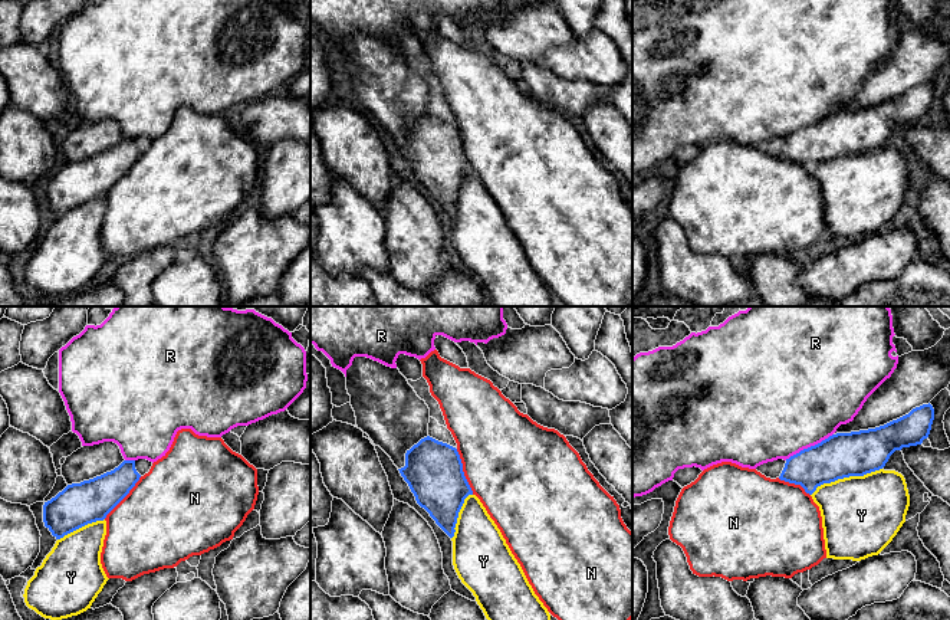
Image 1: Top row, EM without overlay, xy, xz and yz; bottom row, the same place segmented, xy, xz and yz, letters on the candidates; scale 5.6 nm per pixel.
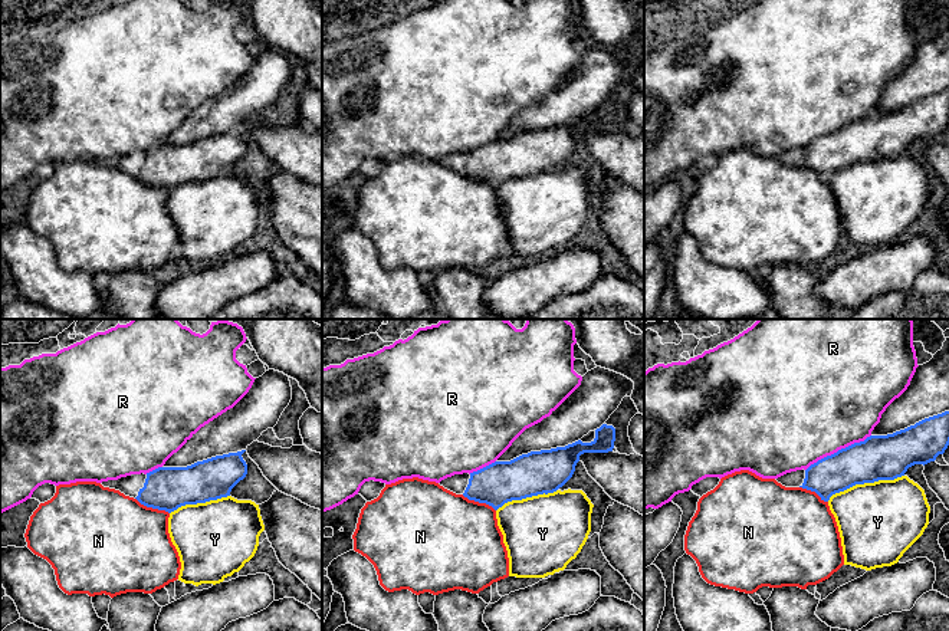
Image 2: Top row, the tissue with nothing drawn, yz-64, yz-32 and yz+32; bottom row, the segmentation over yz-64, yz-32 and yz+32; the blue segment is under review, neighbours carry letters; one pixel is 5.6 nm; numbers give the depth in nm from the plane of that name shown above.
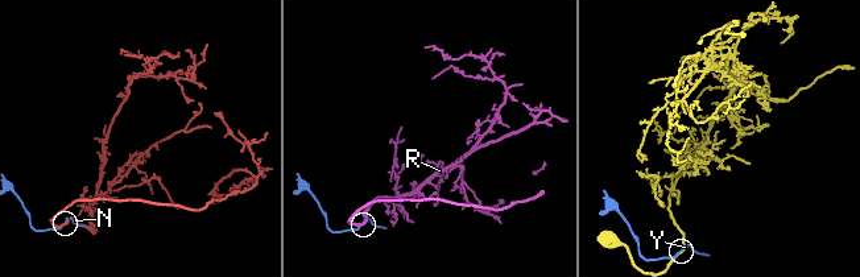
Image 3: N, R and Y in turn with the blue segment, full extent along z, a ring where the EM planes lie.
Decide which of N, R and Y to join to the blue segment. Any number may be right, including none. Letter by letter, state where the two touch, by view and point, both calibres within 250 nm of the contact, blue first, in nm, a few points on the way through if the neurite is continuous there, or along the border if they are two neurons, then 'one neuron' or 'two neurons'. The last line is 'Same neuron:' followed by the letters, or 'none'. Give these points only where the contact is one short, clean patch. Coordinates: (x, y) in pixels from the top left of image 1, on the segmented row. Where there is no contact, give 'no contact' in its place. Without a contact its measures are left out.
N: meets blue in xz at (463, 472); 320 nm thick on the blue side, 500 nm on the other; one neuron
R: meets blue in yz at (808, 448); 260 nm thick on the blue side, 500 nm on the other; two neurons
Y: meets blue in yz at (845, 476); 260 nm thick on the blue side, 440 nm on the other; two neurons
Same neuron: N

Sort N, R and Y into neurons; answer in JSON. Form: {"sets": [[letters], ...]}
{"sets": [["N"], ["R"], ["Y"]]}

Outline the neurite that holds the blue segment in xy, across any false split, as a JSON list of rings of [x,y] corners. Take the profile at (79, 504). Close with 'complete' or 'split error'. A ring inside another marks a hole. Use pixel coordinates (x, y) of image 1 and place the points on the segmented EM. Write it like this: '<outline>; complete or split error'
[[[177,432],[170,450],[141,476],[135,460],[80,483],[68,485],[43,505],[43,522],[56,539],[96,521],[106,521],[101,564],[108,578],[132,581],[174,568],[233,539],[254,509],[257,469],[233,452],[221,437]]]; split error

